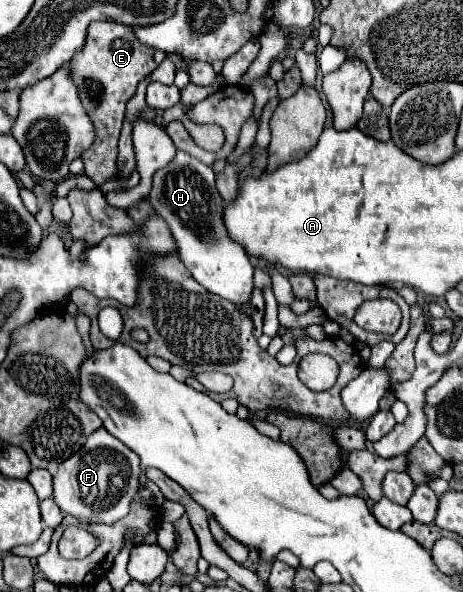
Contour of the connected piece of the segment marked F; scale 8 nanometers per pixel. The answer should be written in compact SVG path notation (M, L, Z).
M99 428L87 436L87 442L71 458L59 464L59 470L53 476L53 488L53 500L61 512L83 522L113 524L129 514L129 504L137 494L139 458L135 458L123 442Z

